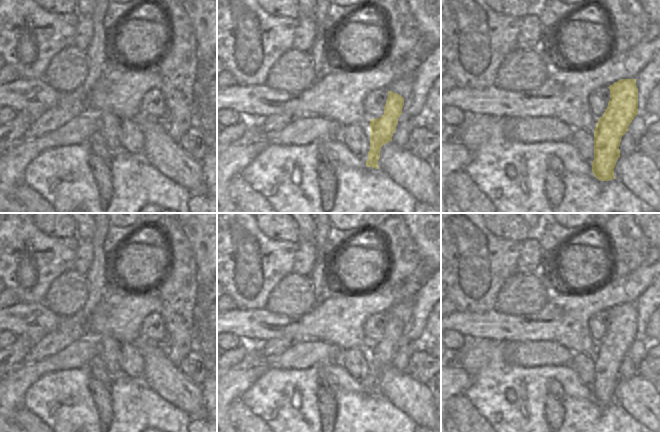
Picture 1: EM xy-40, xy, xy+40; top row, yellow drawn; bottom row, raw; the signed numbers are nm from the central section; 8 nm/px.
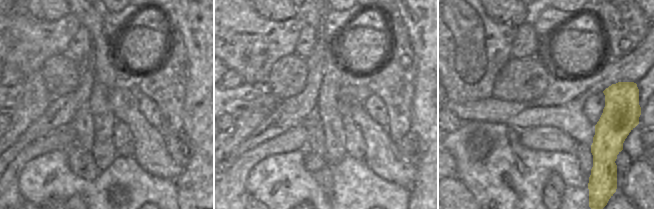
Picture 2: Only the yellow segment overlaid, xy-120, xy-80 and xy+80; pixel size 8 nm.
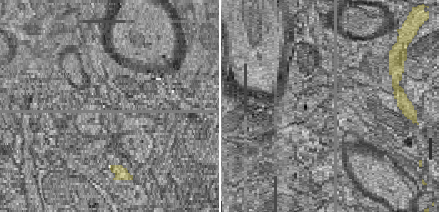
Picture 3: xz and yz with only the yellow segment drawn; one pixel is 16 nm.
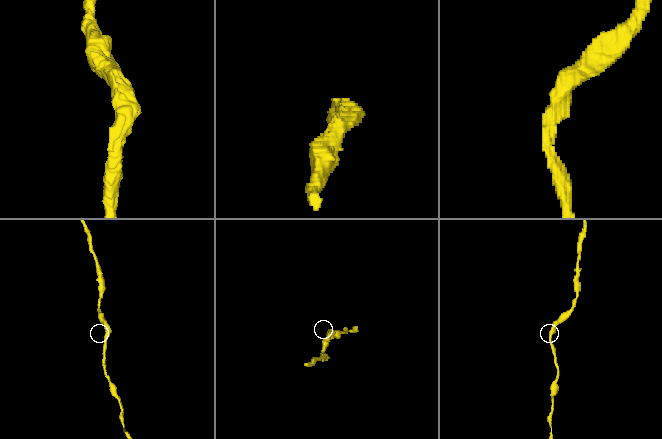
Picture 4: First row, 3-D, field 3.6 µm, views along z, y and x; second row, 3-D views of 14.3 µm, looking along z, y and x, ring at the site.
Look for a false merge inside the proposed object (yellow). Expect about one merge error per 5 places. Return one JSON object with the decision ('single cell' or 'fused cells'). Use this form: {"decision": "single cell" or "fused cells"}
{"decision": "single cell"}

